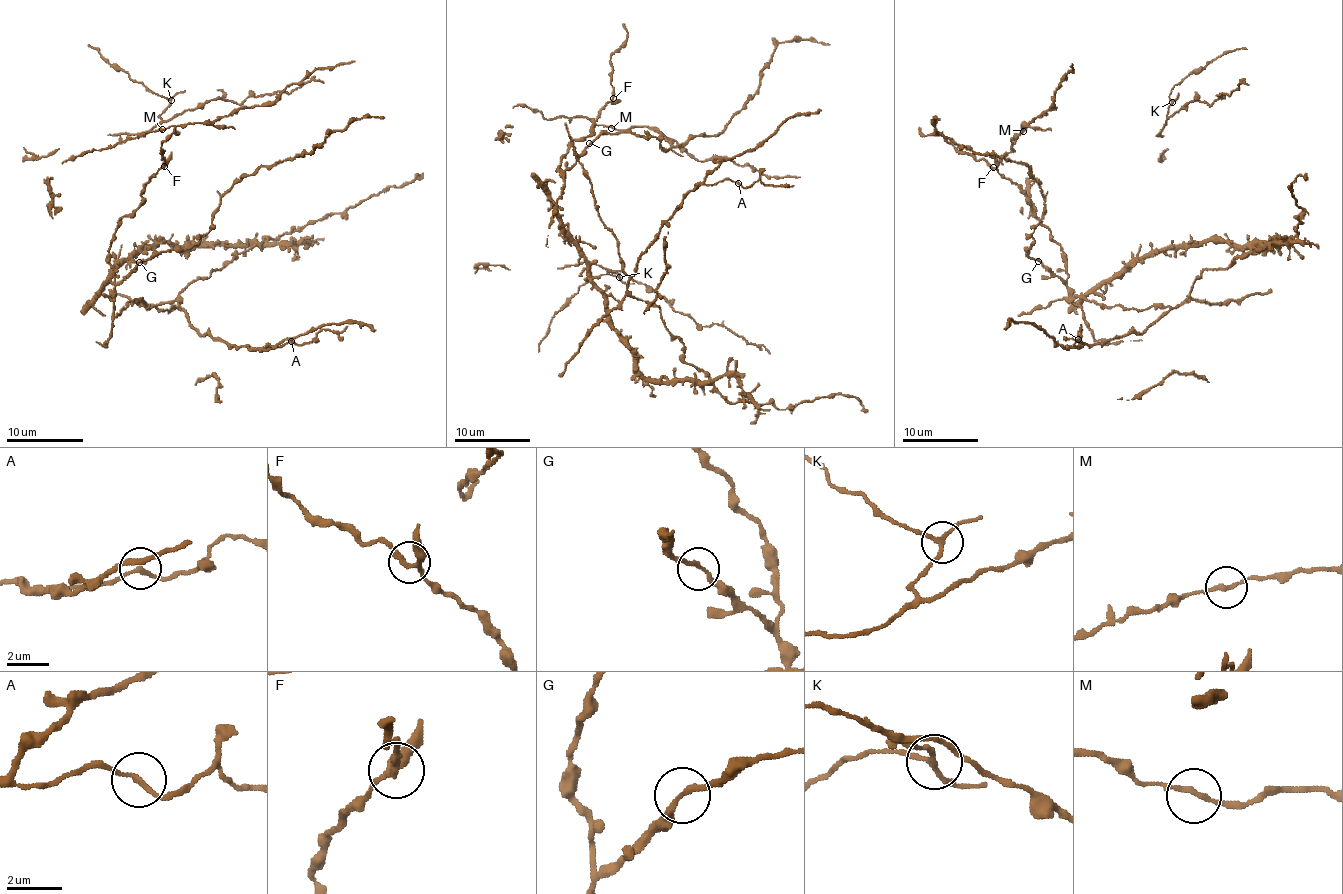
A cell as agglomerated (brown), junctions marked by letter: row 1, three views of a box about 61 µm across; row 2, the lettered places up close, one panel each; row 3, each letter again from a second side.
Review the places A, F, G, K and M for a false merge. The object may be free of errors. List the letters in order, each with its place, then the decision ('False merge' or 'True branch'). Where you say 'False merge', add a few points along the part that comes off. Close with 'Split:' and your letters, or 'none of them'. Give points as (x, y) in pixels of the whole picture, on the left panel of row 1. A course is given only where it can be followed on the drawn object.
A: Place: (291, 341). True branch
F: Place: (164, 166). True branch
G: Place: (139, 262). True branch
K: Place: (171, 100). False merge. Course of the part to remove: (170, 100), (160, 116), (164, 120), (214, 99), (239, 104), (255, 95), (291, 93), (316, 79), (324, 83)
M: Place: (162, 129). True branch
Split: K

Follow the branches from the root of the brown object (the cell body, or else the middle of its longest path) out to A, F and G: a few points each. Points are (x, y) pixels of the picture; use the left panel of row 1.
A: (143, 247), (157, 241), (260, 243), (193, 281), (178, 304), (203, 335), (228, 345), (276, 349), (291, 341)
F: (143, 247), (103, 285), (93, 306), (105, 316), (114, 308), (114, 268), (109, 262), (114, 229), (164, 166)
G: (143, 247), (107, 279), (93, 304), (105, 316), (112, 314), (114, 287), (139, 262)

